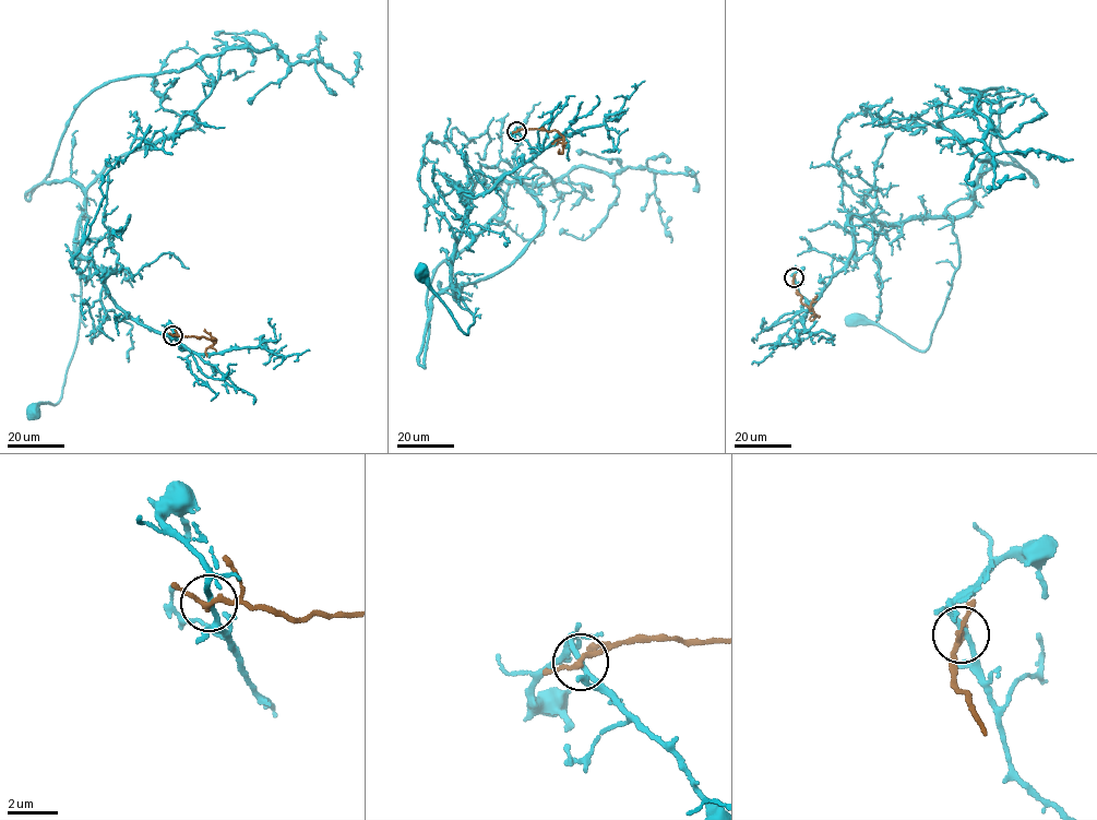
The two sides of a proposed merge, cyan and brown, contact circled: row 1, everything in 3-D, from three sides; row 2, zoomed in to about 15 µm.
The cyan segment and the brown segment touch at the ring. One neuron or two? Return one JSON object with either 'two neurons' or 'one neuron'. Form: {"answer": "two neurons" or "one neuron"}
{"answer": "two neurons"}

